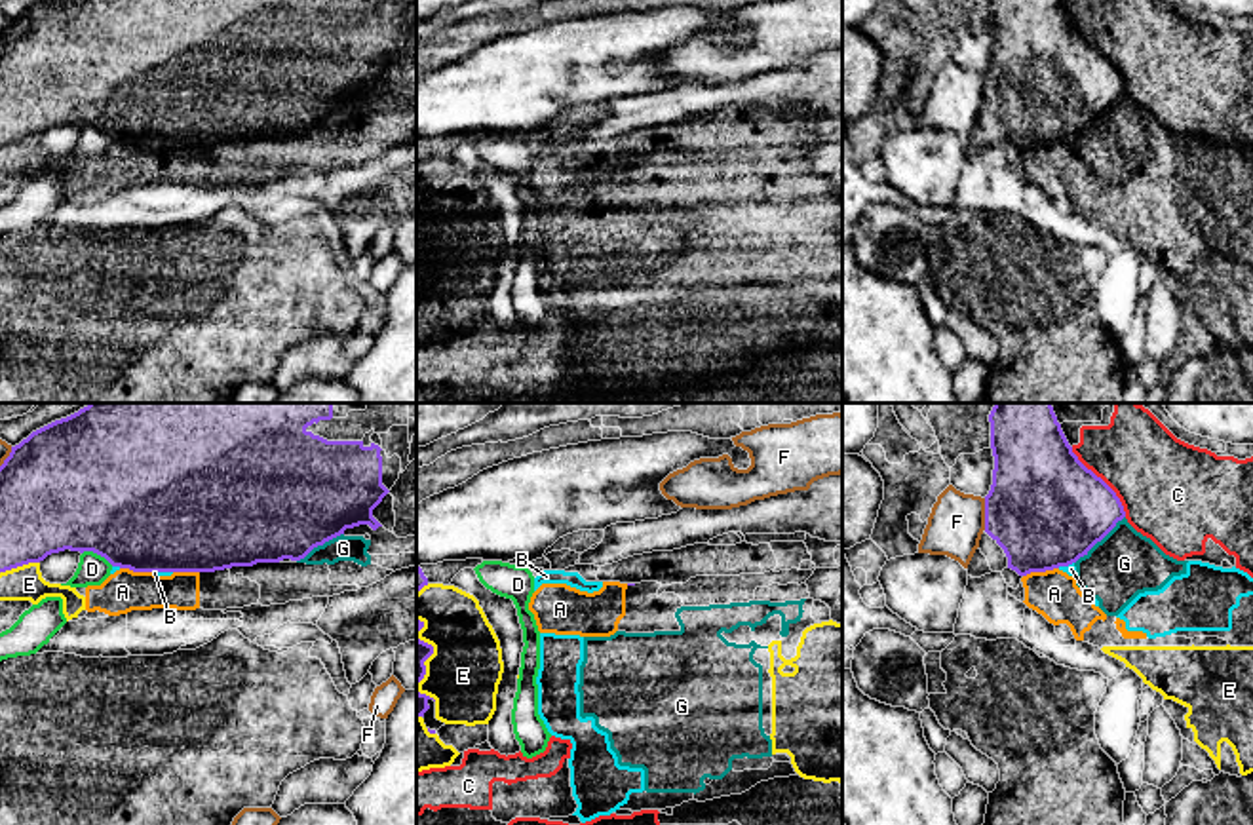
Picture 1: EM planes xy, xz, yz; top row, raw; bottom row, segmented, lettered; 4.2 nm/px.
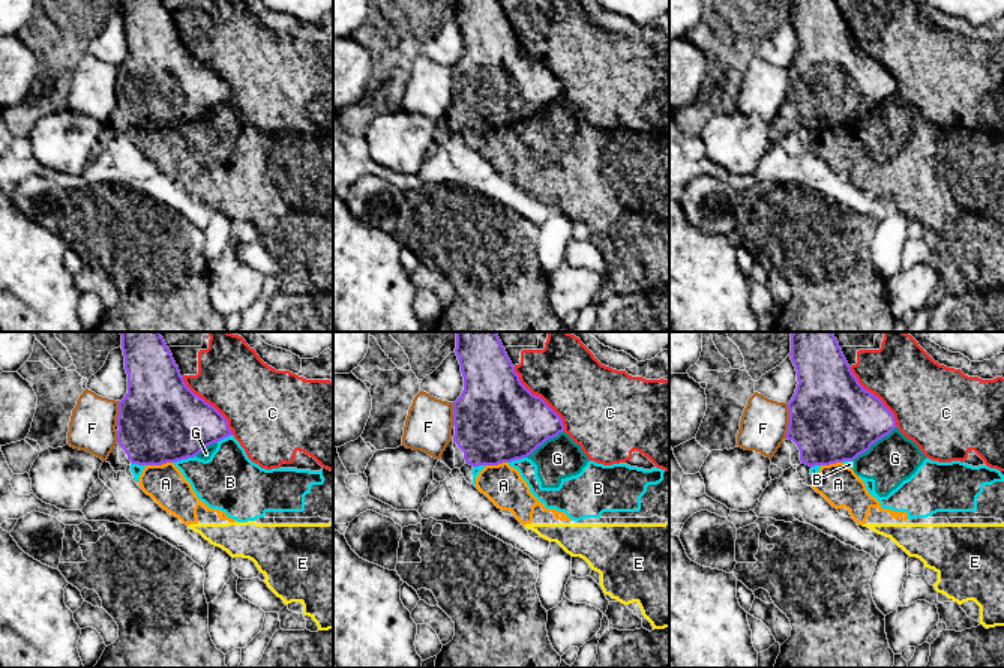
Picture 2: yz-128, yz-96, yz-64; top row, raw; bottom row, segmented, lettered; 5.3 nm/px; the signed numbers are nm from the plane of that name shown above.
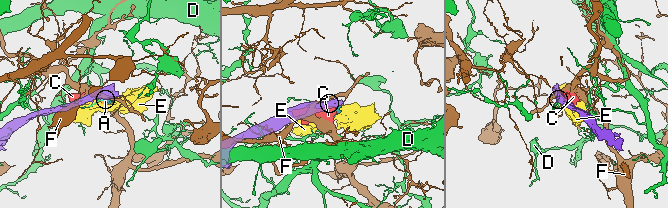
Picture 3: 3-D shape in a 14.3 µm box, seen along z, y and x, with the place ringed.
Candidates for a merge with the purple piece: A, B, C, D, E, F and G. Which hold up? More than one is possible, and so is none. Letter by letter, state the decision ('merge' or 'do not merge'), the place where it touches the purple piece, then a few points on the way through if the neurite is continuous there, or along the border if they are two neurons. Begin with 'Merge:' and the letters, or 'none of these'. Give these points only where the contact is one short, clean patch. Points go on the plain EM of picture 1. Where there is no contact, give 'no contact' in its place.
Merge: none of these
A: do not merge; meets purple in yz at (1040, 145); border along yz (1058, 141), (1031, 145), (1023, 151)
B: do not merge; meets purple in xy at (164, 145)
C: do not merge; meets purple in yz at (1103, 56)
D: do not merge; meets purple in xy at (97, 128)
E: do not merge; meets purple in xz at (424, 234)
F: do not merge; meets purple in yz at (985, 88)
G: do not merge; meets purple in yz at (1099, 115)

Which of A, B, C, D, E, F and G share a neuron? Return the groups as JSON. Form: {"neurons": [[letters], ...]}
{"neurons": [["A", "B", "E", "G"], ["C"], ["D"], ["F"]]}

